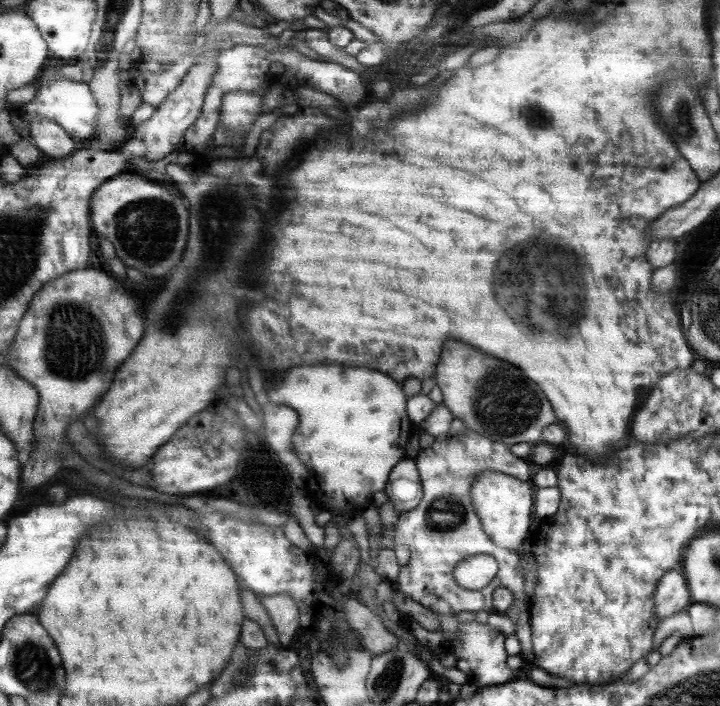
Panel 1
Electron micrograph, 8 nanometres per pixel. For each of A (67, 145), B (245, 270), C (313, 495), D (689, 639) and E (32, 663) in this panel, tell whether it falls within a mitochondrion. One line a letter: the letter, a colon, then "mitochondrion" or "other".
A: other
B: other
C: other
D: other
E: mitochondrion

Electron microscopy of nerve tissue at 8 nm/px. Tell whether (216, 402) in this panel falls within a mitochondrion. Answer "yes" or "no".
no

